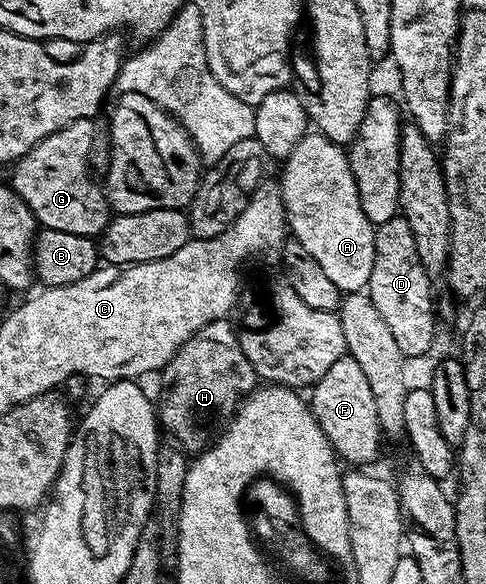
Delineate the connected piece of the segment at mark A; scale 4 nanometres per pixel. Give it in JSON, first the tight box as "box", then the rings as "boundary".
{"box":[278,132,376,293],"boundary":[[[309,132],[283,161],[282,168],[282,180],[278,182],[278,187],[283,198],[289,231],[313,255],[318,266],[329,276],[330,282],[338,286],[341,293],[363,291],[368,285],[374,266],[376,231],[375,225],[372,225],[362,211],[358,200],[358,188],[354,183],[345,149],[320,133]]]}

